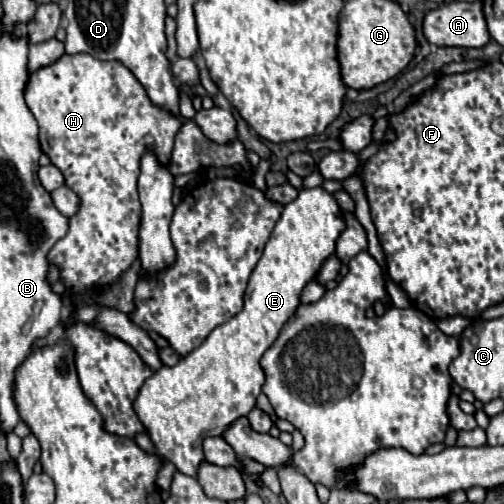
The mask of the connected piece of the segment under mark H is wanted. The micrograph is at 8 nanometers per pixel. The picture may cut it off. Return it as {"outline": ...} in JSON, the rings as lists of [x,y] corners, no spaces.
{"outline":[[[88,53],[62,55],[54,65],[32,73],[24,91],[28,109],[38,121],[40,147],[56,165],[66,185],[80,197],[80,211],[70,217],[70,229],[62,241],[50,251],[50,263],[62,269],[62,279],[72,291],[90,291],[92,287],[110,285],[138,257],[138,217],[140,201],[136,181],[140,173],[140,157],[146,149],[154,149],[160,163],[166,165],[172,155],[174,139],[184,125],[180,117],[158,109],[148,99],[138,79],[118,61],[100,61]]]}

